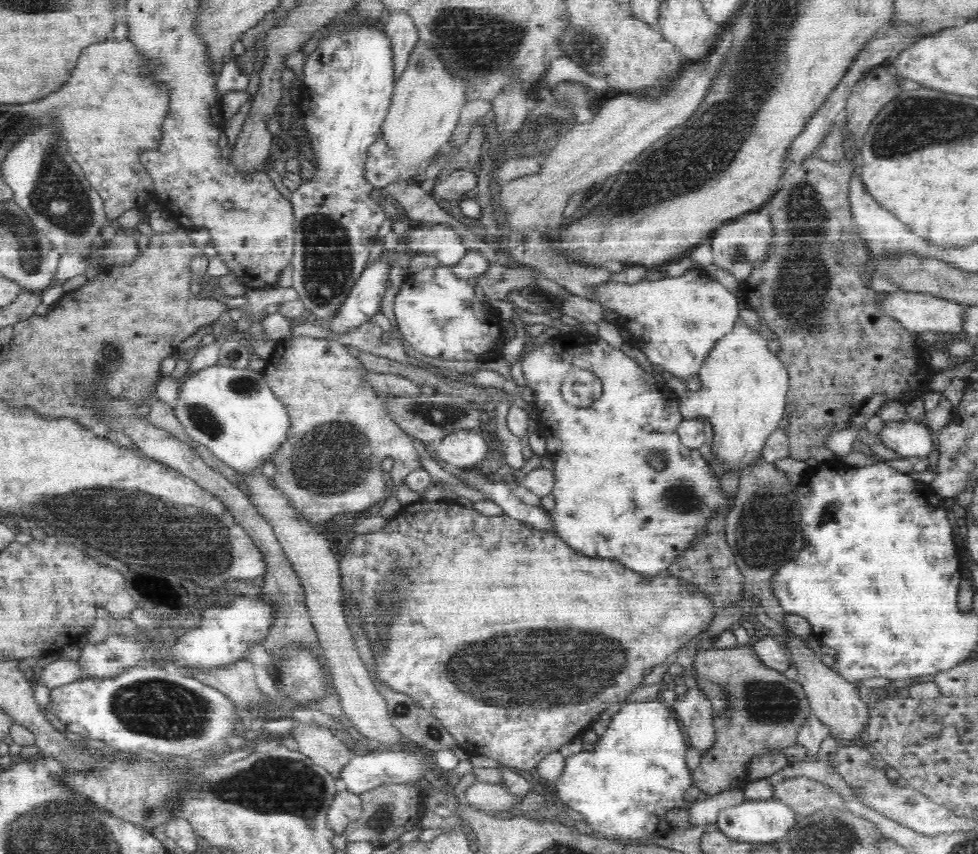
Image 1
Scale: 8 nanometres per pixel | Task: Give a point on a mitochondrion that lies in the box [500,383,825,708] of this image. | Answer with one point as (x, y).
(765, 533)

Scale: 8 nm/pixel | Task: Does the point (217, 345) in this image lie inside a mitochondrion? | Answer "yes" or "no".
no

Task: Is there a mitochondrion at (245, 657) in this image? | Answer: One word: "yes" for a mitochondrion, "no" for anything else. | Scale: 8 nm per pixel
no

